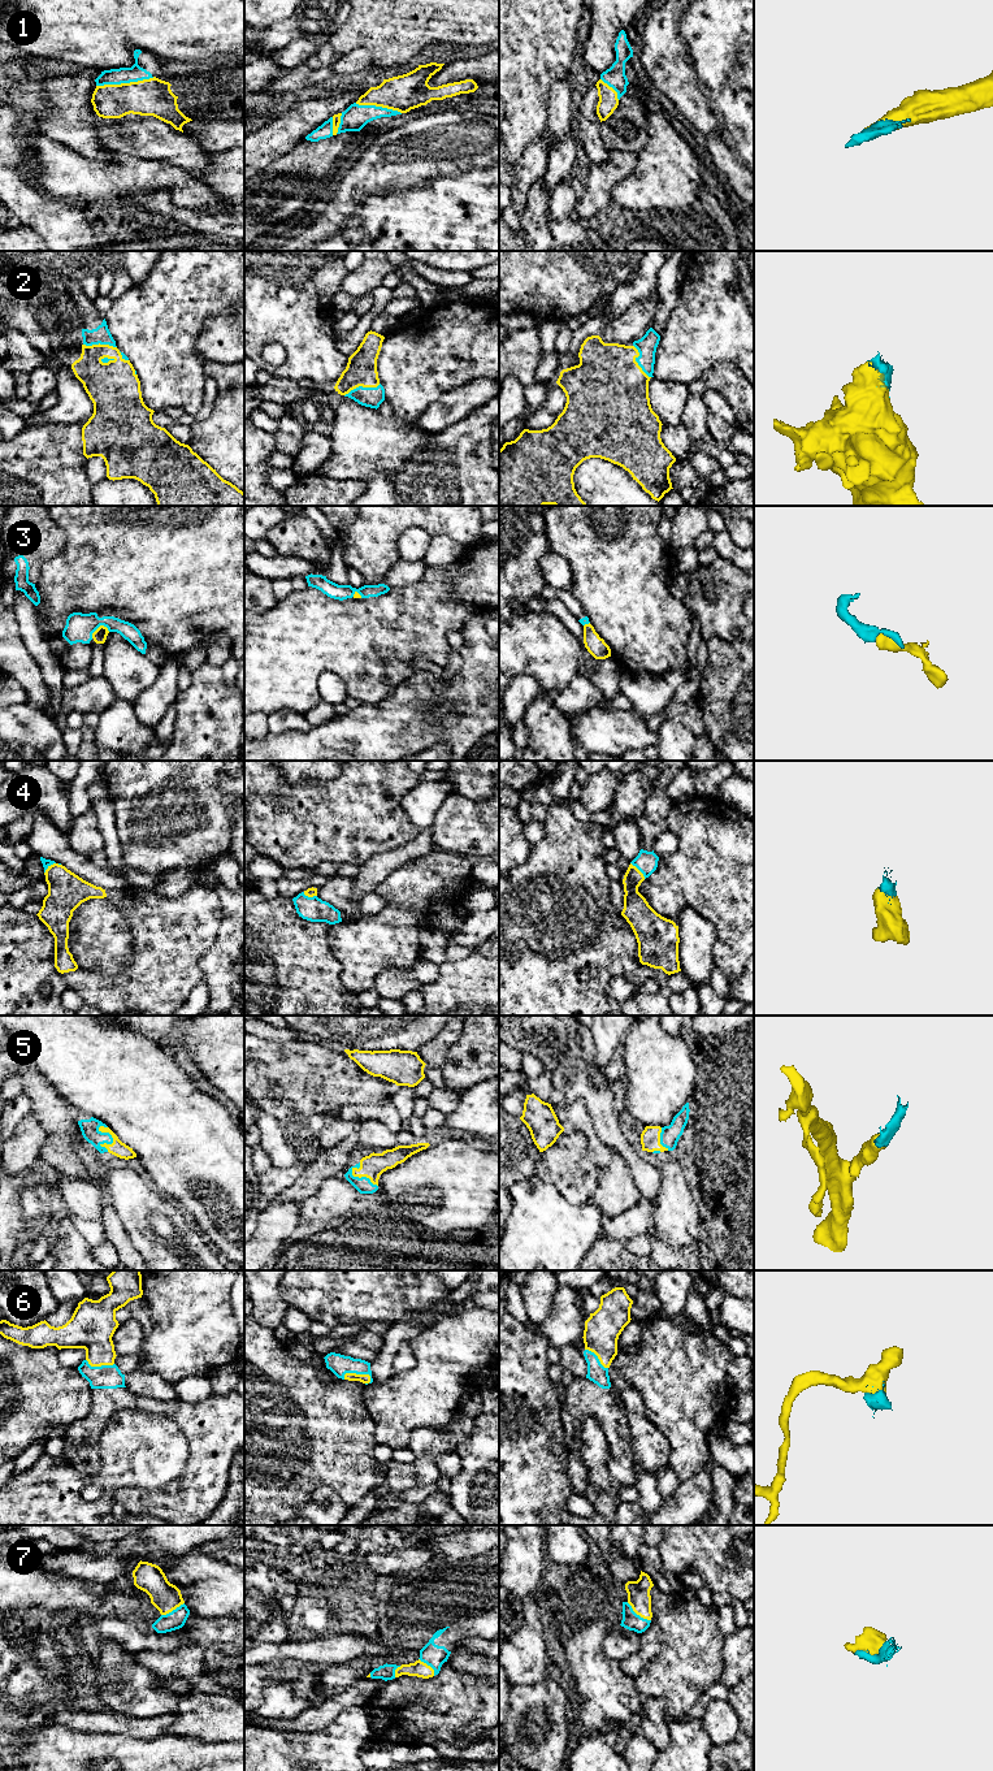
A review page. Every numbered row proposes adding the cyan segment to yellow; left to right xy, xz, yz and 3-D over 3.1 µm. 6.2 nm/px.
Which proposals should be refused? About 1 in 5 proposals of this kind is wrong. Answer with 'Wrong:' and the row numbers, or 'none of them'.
Wrong: none of them

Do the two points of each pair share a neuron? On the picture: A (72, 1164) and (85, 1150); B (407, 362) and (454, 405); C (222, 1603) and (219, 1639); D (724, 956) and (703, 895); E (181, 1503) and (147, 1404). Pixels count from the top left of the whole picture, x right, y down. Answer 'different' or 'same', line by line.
A: different
B: different
C: different
D: same
E: same

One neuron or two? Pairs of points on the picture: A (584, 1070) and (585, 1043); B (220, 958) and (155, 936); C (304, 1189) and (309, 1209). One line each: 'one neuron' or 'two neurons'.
A: one neuron
B: two neurons
C: two neurons

